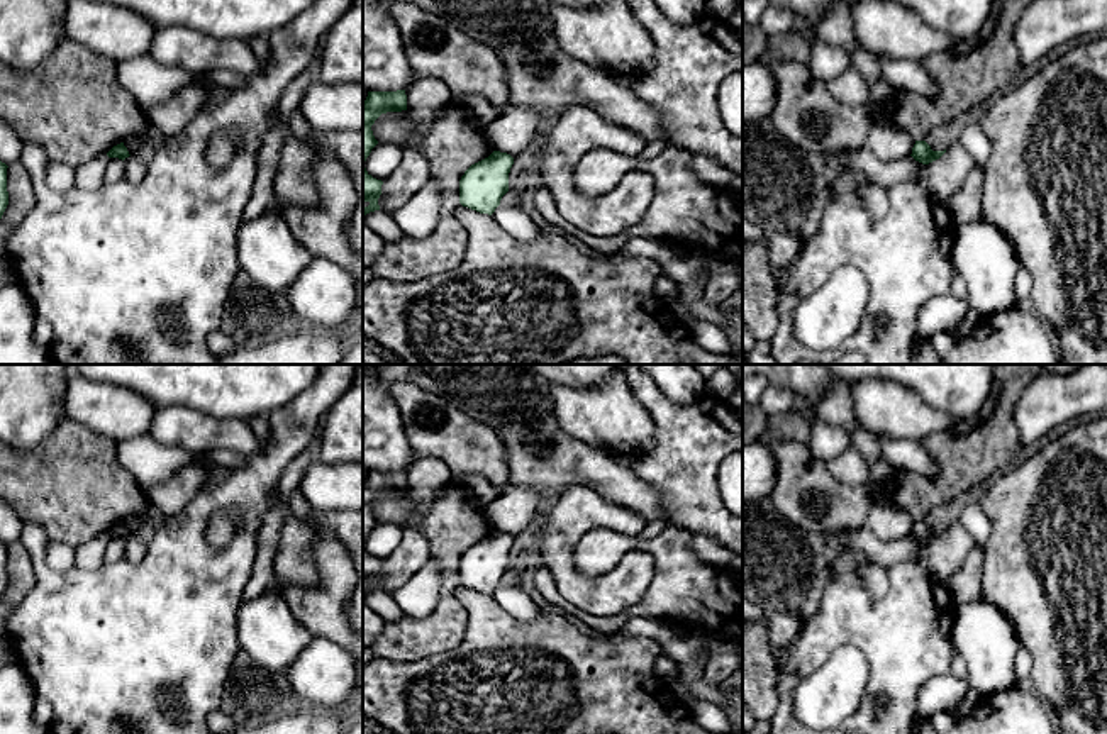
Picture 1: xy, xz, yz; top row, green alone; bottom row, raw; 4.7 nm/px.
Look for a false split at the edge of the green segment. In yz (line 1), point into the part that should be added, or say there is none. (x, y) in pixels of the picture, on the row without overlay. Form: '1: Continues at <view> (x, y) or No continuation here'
1: No continuation here

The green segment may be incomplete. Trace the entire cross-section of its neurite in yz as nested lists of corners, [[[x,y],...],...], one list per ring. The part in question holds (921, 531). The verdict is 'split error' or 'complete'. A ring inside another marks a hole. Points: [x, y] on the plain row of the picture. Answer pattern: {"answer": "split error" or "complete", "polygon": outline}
{"answer": "complete", "polygon": [[[915,520],[910,536],[922,544],[929,544],[929,542],[939,539],[944,532],[946,532],[946,529],[932,531],[926,520]]]}

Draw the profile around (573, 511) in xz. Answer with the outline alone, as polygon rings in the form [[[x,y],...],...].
[[[585,485],[556,492],[542,514],[539,551],[563,598],[598,617],[617,615],[643,602],[654,576],[651,554],[629,551],[604,575],[585,575],[573,566],[575,548],[588,531],[609,529],[622,536],[639,536],[646,525],[641,514]]]

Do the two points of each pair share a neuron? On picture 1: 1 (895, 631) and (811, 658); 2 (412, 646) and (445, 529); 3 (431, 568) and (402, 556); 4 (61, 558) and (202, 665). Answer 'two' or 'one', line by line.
1: one
2: one
3: two
4: two

